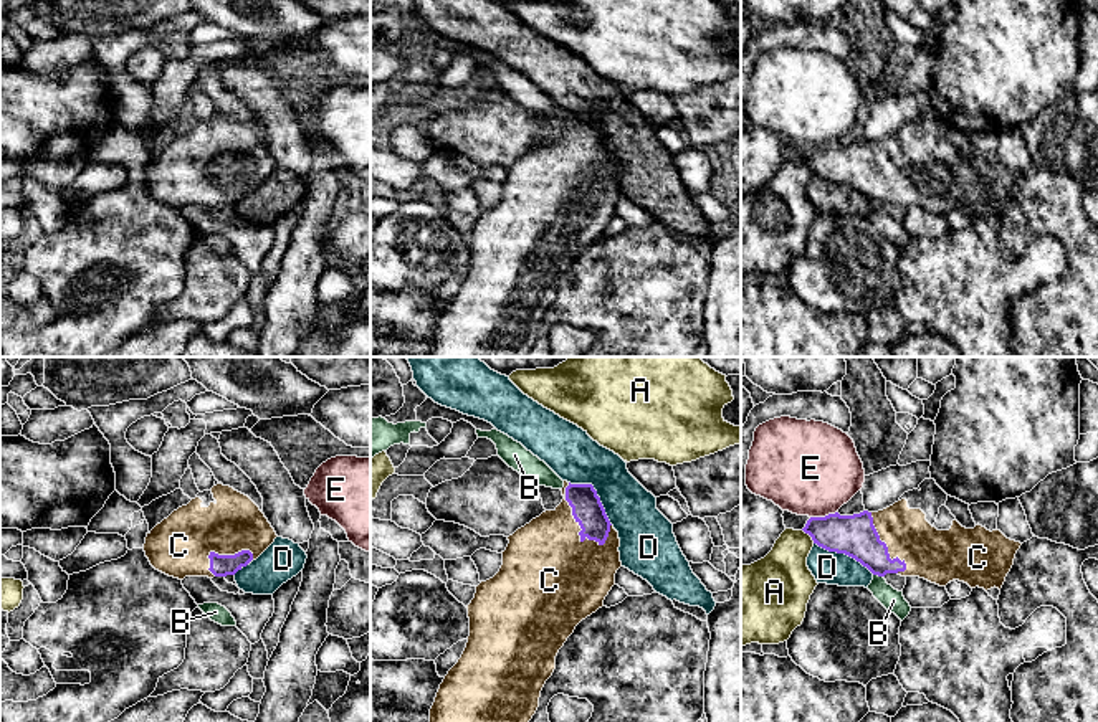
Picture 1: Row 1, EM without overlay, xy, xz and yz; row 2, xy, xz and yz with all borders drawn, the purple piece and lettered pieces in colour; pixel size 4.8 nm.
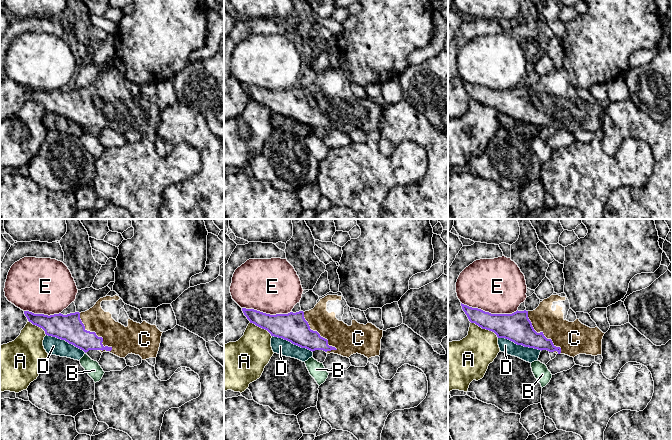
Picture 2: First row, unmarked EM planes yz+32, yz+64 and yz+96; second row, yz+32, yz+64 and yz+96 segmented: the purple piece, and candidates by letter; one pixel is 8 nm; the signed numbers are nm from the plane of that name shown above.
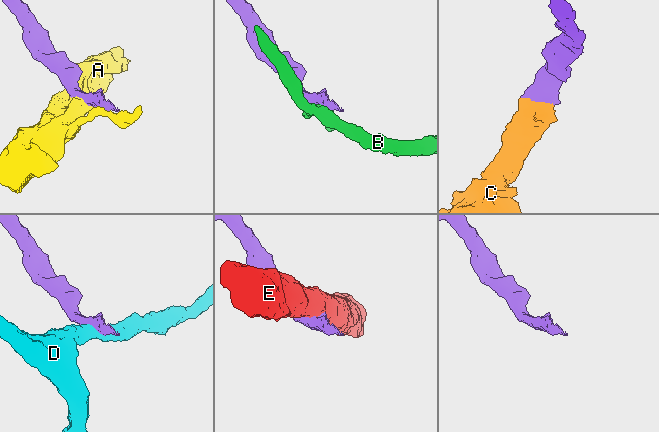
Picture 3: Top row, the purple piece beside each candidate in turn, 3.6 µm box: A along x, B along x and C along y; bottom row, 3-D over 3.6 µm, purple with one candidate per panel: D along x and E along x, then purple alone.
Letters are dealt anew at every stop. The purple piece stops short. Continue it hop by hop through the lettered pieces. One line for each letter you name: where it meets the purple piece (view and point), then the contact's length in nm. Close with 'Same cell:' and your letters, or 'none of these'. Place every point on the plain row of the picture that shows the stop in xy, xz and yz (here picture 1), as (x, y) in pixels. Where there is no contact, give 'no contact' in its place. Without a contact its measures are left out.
C: xz (576, 151) | 360 nm
Same cell: C

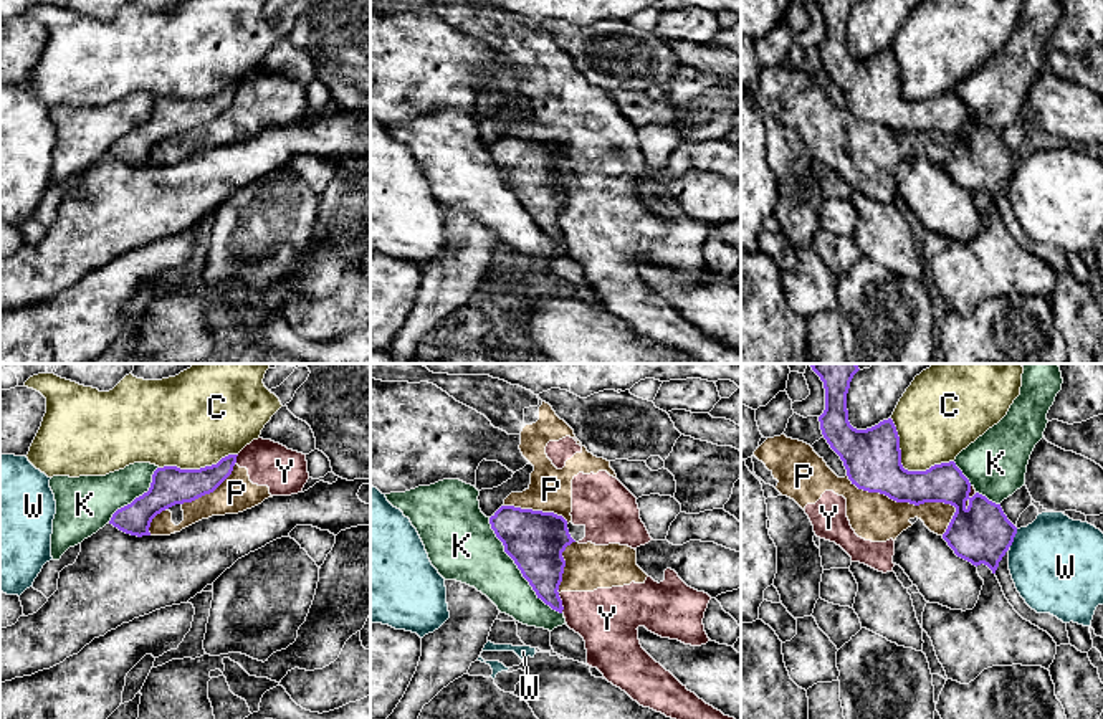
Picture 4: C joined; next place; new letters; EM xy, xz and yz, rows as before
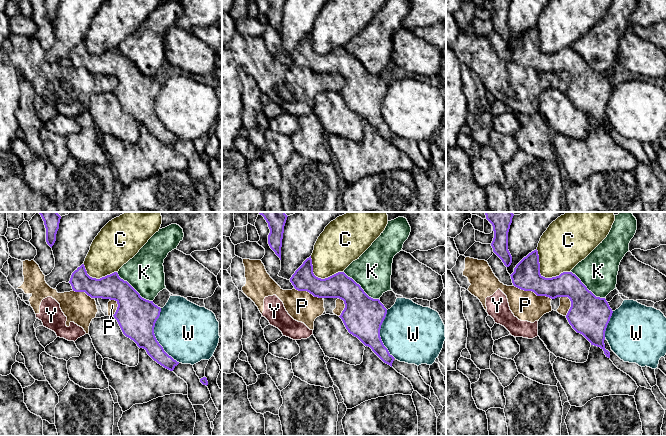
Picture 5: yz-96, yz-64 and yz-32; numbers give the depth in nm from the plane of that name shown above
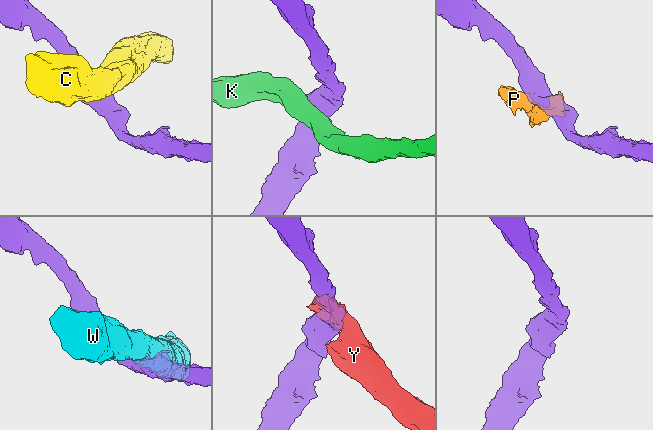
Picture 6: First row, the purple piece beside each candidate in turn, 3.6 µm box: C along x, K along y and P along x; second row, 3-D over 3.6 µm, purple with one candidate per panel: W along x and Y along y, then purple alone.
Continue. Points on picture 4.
Same cell: none of these

